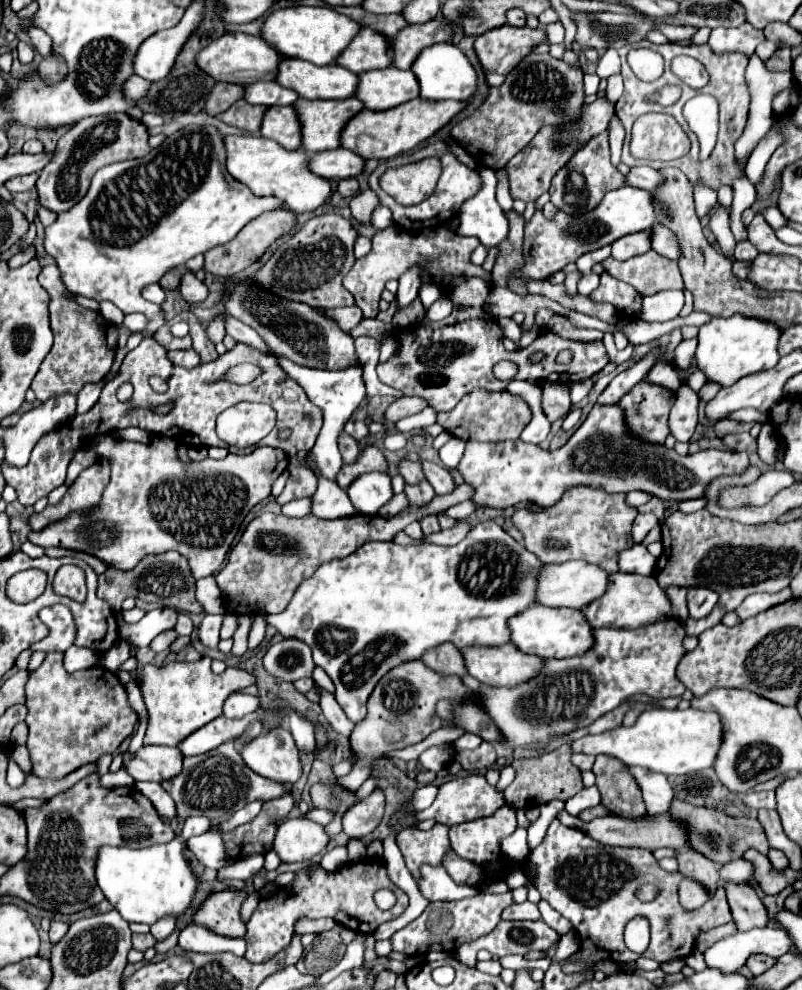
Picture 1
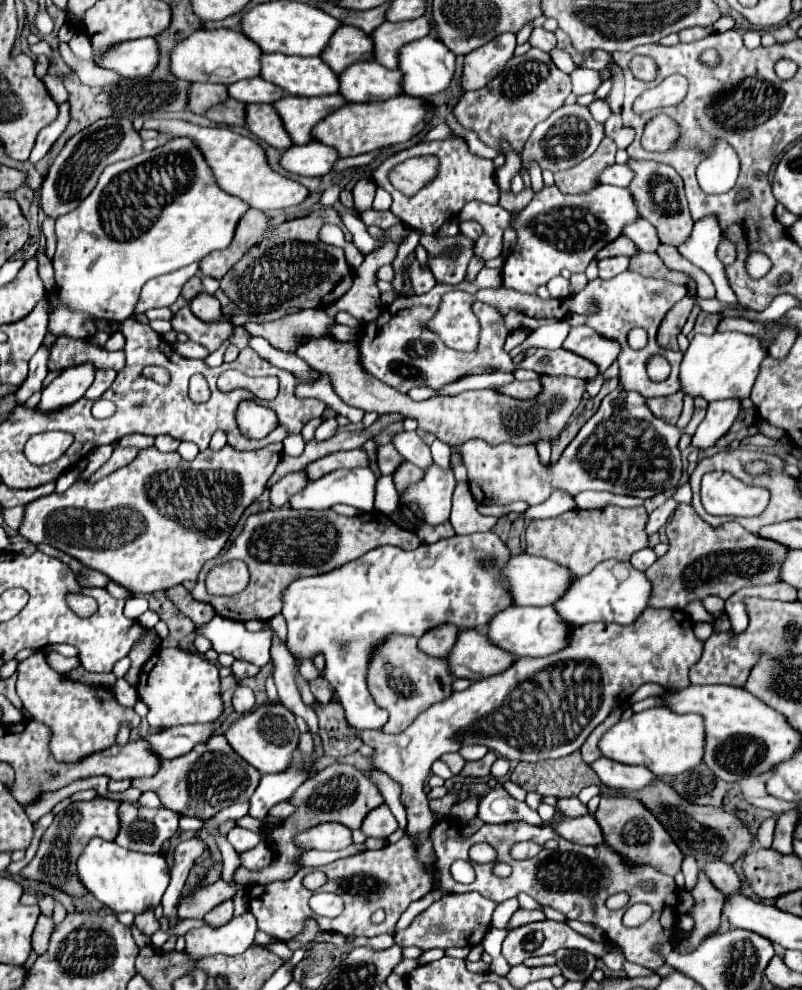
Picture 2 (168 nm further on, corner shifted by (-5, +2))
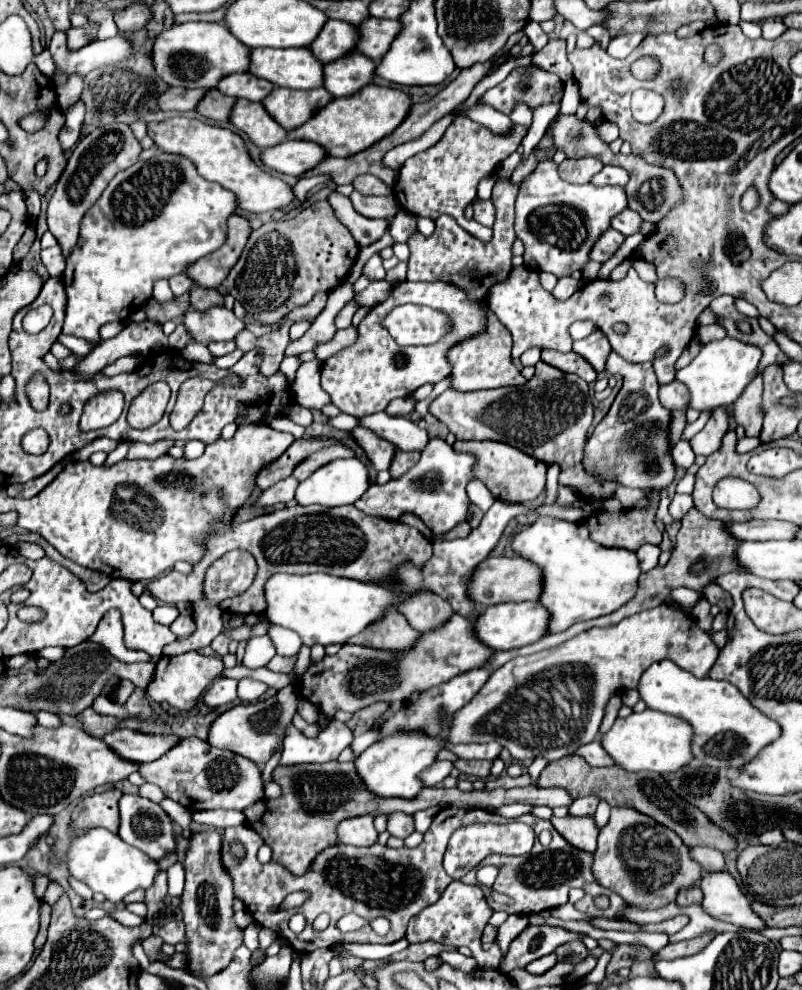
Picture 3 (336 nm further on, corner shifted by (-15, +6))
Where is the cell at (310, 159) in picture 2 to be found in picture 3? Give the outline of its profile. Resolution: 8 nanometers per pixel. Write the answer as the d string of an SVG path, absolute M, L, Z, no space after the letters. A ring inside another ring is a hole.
M284 141L270 149L262 149L260 153L260 161L266 167L294 177L300 177L304 171L318 165L324 157L326 151L320 145L308 141Z

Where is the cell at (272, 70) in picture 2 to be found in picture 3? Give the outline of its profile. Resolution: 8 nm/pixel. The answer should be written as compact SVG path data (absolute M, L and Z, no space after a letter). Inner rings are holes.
M306 47L302 49L252 49L248 73L274 83L276 87L288 87L288 89L316 89L316 87L322 87L324 83L322 63L316 57L312 57L310 49Z

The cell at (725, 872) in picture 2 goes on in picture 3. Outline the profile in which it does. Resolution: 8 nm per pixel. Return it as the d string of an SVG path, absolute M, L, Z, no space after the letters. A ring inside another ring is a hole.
M690 847L690 857L704 869L704 871L724 871L724 855L710 847Z

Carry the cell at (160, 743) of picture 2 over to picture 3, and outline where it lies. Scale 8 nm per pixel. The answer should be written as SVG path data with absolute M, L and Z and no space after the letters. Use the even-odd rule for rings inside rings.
M128 729L106 733L102 739L112 751L116 751L120 759L138 765L156 761L180 741L174 735L144 735Z

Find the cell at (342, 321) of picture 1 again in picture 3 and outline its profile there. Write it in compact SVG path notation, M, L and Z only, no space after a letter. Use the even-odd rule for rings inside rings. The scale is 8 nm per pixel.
M212 307L204 313L188 309L182 321L188 335L202 345L210 345L214 341L234 341L244 329L244 323L226 307Z

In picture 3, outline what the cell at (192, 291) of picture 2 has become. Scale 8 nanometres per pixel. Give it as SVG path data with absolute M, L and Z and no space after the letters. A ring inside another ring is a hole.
M194 287L190 291L190 305L192 309L196 311L206 311L210 307L216 307L216 305L224 305L224 297L216 291L216 289L200 289L200 287Z

